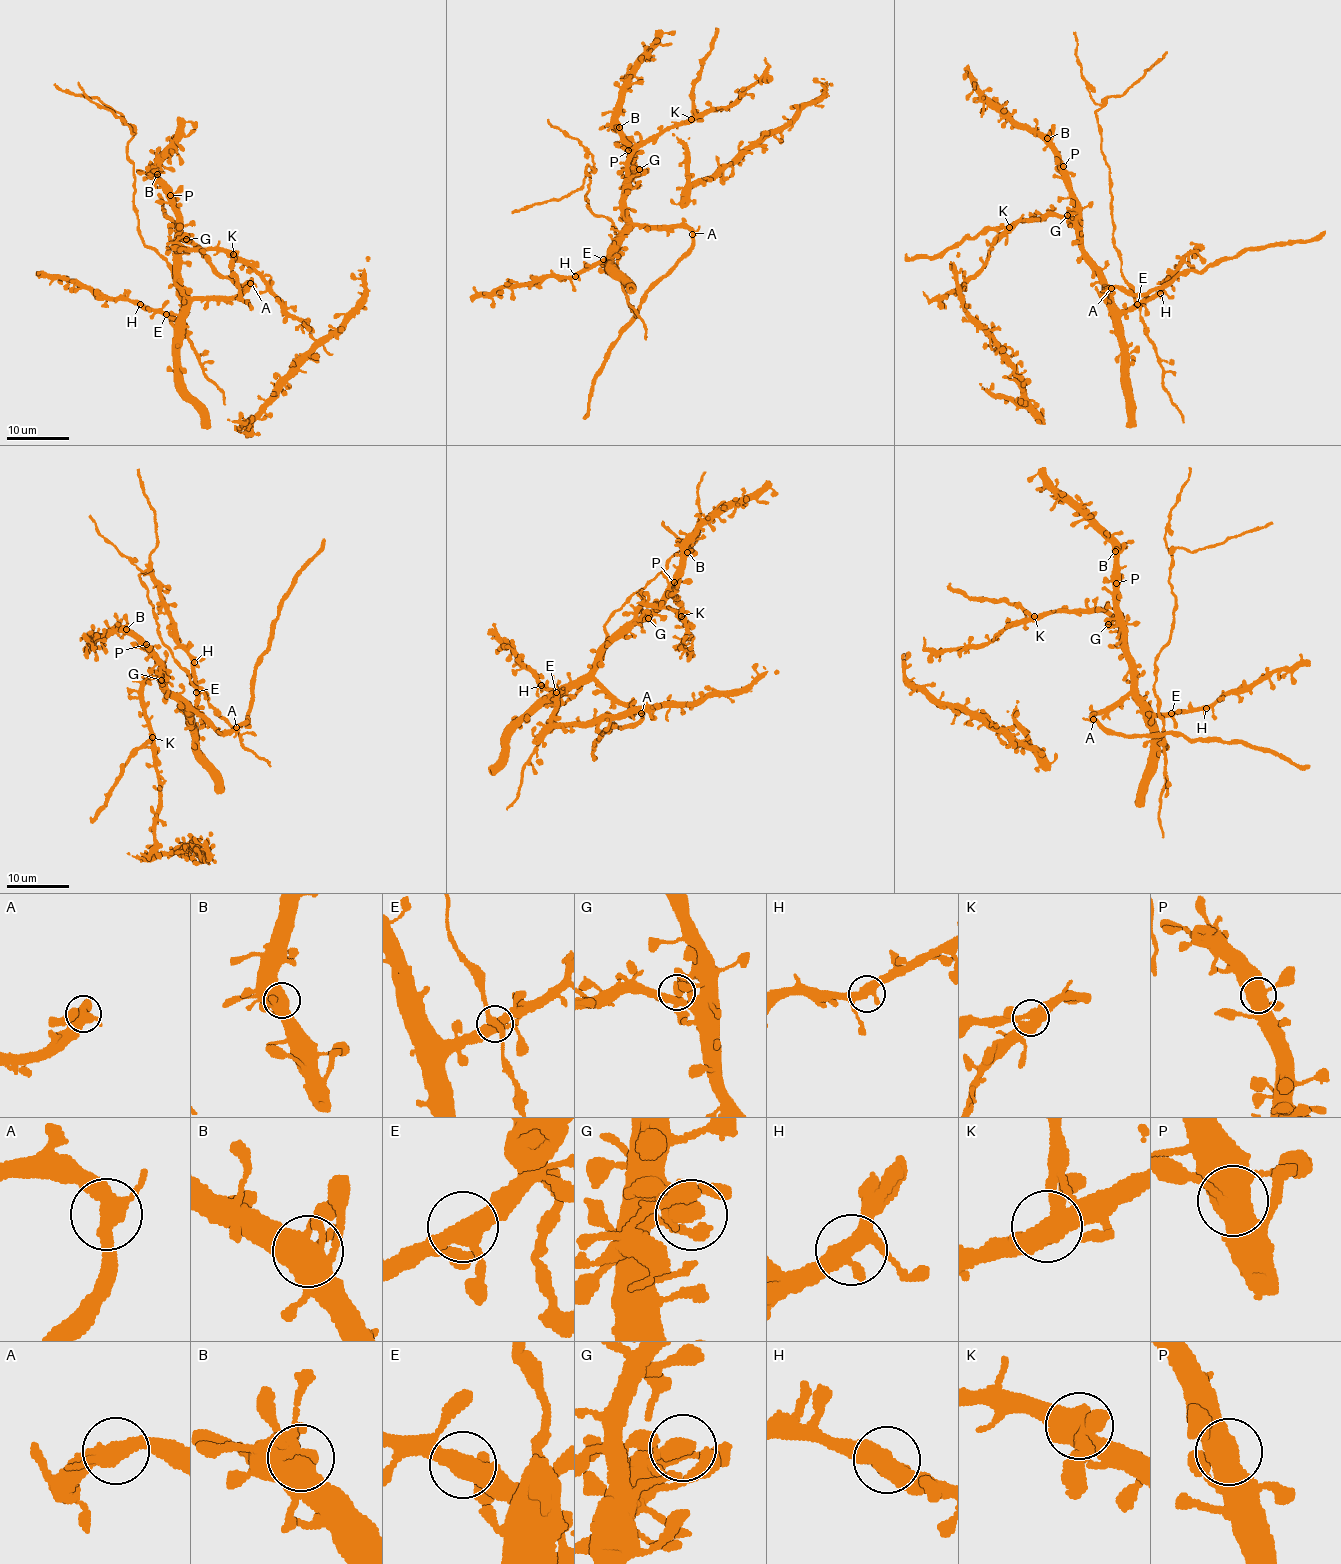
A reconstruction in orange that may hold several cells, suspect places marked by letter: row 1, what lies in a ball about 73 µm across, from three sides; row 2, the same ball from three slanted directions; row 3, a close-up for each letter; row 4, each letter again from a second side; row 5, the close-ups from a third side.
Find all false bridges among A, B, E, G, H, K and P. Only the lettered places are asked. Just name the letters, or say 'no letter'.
A, K

